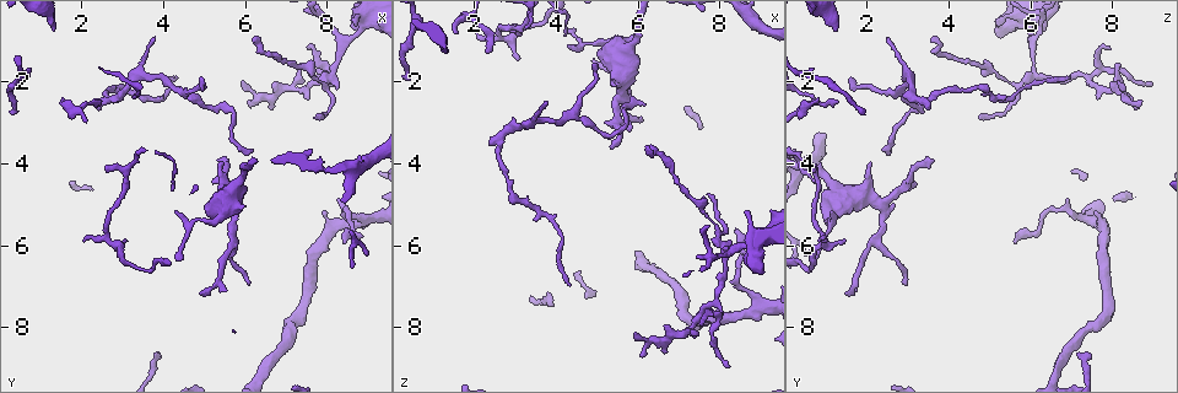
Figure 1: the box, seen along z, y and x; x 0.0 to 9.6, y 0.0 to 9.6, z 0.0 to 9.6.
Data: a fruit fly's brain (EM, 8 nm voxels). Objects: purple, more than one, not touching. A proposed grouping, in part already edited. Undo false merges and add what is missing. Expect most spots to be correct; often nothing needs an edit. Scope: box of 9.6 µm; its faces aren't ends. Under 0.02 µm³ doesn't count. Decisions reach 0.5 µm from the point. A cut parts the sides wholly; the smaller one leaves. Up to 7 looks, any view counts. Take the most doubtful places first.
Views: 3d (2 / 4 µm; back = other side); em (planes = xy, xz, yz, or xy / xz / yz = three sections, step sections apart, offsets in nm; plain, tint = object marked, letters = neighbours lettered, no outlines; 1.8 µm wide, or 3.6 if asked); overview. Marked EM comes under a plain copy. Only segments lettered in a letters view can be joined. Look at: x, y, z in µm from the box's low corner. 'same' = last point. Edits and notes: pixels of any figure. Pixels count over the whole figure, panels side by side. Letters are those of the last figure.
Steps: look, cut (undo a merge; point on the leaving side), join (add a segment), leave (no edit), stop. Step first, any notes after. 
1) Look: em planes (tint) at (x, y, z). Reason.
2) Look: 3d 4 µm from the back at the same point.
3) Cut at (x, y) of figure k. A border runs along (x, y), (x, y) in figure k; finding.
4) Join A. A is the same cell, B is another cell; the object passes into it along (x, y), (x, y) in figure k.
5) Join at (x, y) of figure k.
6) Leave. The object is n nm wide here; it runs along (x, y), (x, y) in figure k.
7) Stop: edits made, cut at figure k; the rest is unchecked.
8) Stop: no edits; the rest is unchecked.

Look: em xz step 8 (tint) at (6.10, 2.60, 8.75). Branch stops here.

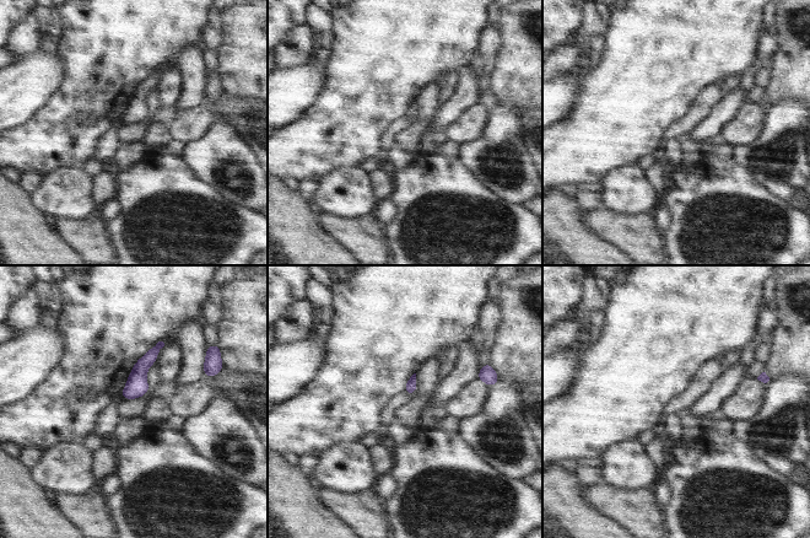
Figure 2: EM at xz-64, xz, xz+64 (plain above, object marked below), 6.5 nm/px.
Look: em planes (letters) at the same point.

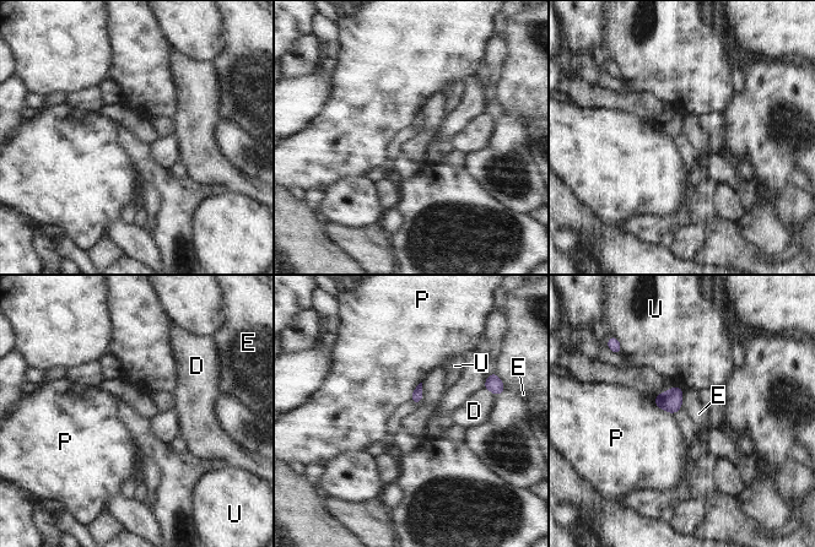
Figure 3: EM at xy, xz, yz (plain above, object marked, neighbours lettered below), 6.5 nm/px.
Leave. D, E, P and U are other cells; a border runs along (684, 391), (680, 407) in figure 3; no lettered segment goes on from it.

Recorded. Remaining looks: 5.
Look: 3d 4 µm at (3.05, 5.90, 1.50). Free end.

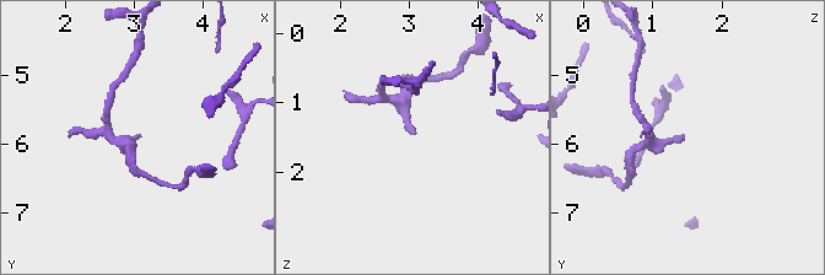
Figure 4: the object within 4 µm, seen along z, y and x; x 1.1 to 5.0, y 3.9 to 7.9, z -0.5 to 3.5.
Look: em planes (letters) at (3.10, 5.90, 1.45).

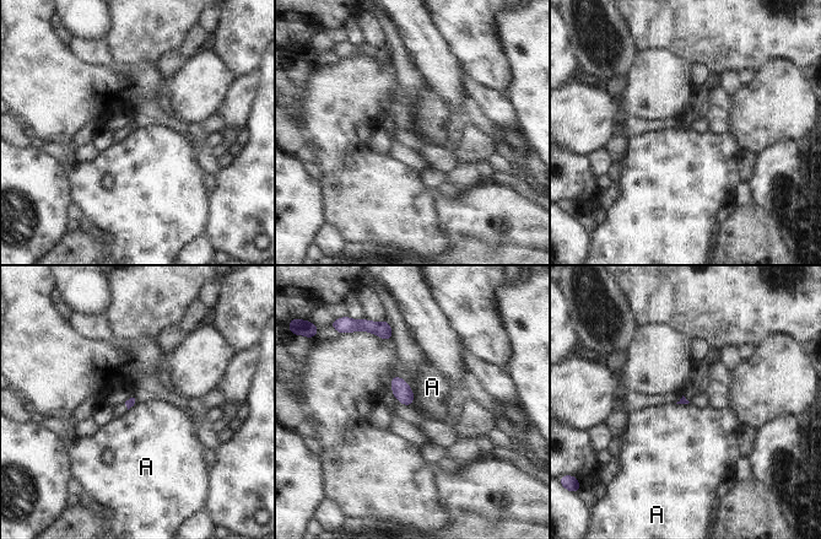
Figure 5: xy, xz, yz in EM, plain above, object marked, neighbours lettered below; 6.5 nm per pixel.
Leave. A is another cell; a border runs along (414, 393), (414, 403), (411, 405) in figure 5; none of them fits.

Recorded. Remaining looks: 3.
Look: em yz step 4 (tint) at (4.35, 1.95, 7.00). Thin end.

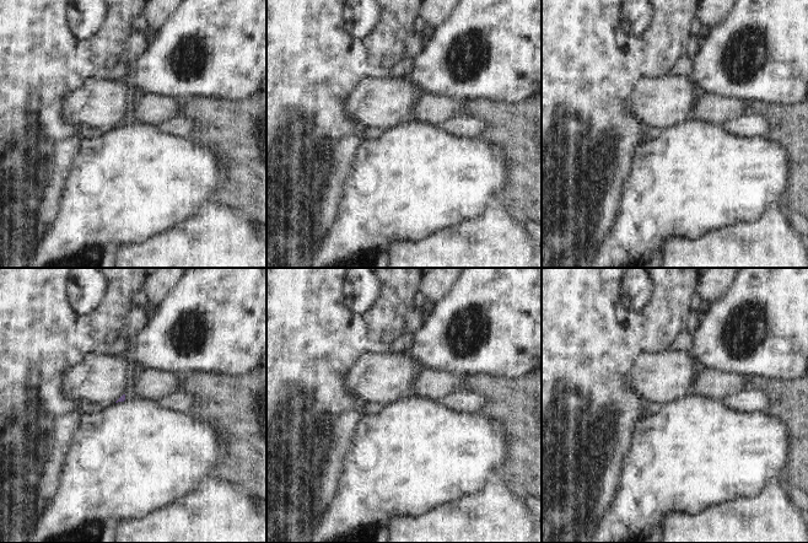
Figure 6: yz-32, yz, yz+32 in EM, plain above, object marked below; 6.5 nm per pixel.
Look: em planes (letters) at the same point. Another direction.

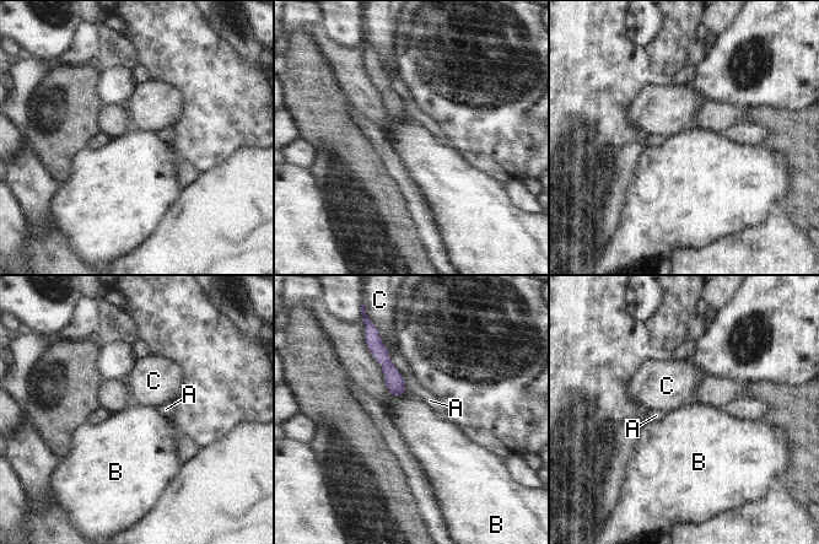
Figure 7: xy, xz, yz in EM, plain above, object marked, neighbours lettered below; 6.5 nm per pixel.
Leave. A, B and C are other cells; a border runs along (405, 391), (398, 396), (391, 394) in figure 7; none of them fits.

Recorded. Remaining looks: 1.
Stop: no edits; the rest is unchecked.

